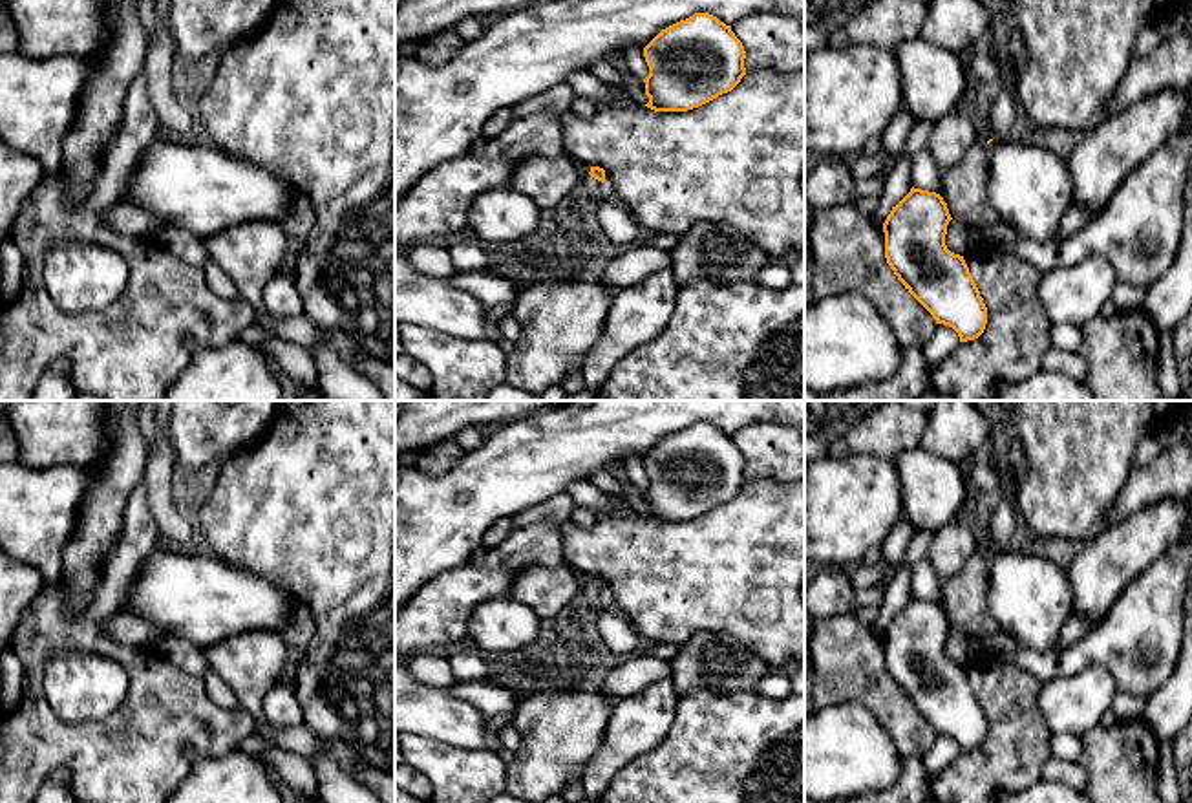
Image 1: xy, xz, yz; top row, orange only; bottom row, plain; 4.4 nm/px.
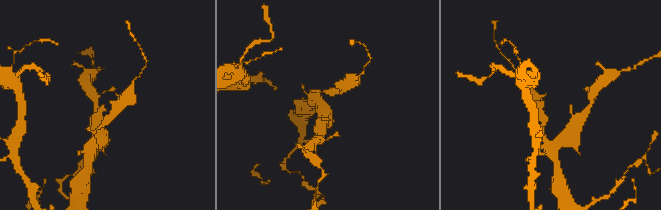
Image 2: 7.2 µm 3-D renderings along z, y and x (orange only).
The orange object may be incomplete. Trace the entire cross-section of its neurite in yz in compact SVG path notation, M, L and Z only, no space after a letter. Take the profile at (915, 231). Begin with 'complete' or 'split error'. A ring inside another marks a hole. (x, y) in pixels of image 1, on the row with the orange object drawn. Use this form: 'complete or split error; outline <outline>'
complete; outline M912 187L910 192L892 207L883 223L885 258L898 280L932 315L936 324L953 327L960 342L967 342L984 333L987 307L963 256L951 252L945 245L951 219L947 203L940 194Z

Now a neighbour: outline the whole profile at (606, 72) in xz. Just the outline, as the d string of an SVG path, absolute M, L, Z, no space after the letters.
M598 60L589 70L592 75L596 75L601 82L623 86L623 71L607 60Z

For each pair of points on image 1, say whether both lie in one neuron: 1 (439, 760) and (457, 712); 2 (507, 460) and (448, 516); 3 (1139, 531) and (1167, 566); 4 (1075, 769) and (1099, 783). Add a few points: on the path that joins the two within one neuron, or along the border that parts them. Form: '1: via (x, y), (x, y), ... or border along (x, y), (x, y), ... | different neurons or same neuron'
1: border along (414, 732), (487, 750) | different neurons
2: via (496, 476), (465, 505) | same neuron
3: border along (1172, 544), (1127, 584) | different neurons
4: border along (1075, 760), (1085, 770), (1086, 783) | different neurons

